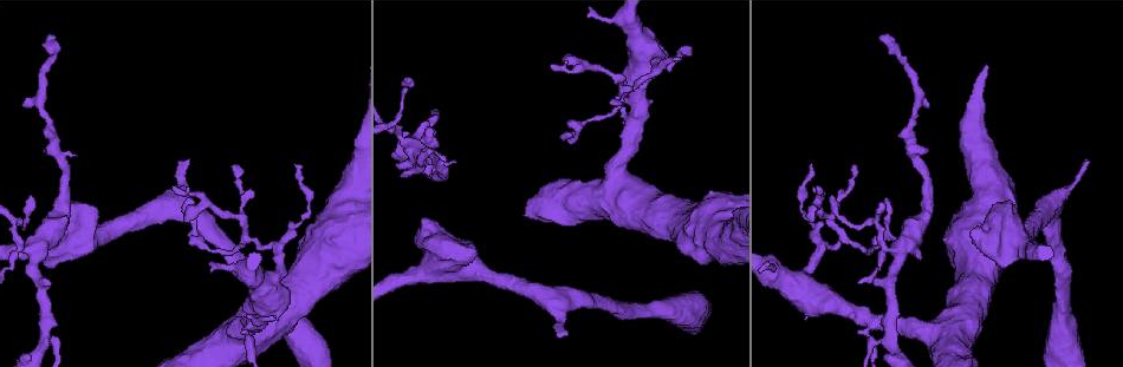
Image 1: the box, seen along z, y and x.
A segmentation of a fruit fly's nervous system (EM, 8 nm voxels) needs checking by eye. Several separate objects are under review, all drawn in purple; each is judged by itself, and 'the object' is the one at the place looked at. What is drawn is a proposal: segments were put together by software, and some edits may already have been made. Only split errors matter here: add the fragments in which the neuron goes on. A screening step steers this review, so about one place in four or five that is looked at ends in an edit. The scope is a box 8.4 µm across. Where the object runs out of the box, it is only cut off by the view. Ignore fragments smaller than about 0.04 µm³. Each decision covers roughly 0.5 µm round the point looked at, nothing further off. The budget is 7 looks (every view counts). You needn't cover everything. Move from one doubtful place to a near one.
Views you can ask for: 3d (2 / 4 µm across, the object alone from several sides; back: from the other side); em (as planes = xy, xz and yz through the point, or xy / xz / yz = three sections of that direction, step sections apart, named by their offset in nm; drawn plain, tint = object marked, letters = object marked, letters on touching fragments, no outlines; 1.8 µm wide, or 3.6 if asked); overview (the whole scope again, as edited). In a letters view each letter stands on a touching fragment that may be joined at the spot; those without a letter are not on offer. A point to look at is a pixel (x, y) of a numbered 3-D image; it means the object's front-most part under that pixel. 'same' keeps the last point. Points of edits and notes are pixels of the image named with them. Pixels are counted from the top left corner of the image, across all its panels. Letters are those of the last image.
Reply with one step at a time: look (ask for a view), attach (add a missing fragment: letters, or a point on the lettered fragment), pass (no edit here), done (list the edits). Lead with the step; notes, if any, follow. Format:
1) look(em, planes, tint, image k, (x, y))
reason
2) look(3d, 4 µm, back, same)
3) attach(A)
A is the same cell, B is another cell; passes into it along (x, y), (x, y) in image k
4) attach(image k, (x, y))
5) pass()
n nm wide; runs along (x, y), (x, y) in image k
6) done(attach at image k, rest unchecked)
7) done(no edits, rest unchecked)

look(3d, 2 µm, image 1, (811, 164))
thin end

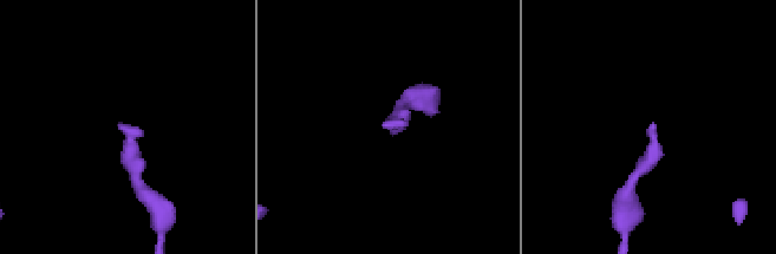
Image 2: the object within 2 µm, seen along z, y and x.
look(em, xy, step 16, tint, image 2, (654, 124))

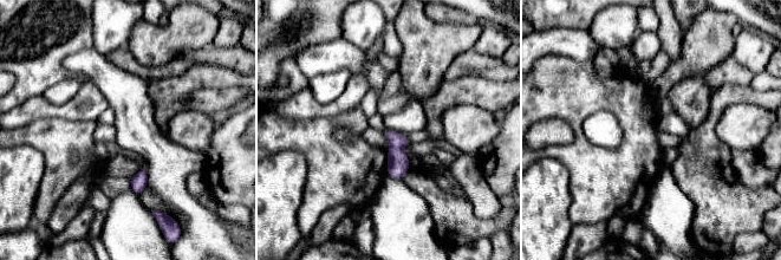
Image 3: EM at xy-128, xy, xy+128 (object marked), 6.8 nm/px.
look(em, planes, letters, same)

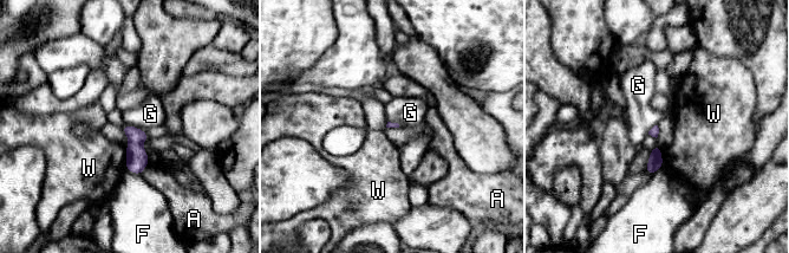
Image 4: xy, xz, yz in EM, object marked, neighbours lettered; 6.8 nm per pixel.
pass()
A, F, G and W are other cells; border along (656, 124), (647, 134) in image 4; none of them fits

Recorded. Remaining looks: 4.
look(em, planes, letters, image 1, (633, 85))
sharp bend

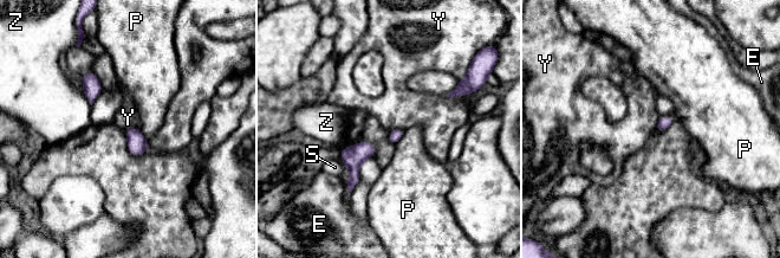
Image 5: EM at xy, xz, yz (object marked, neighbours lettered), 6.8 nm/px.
pass()
Y touches over 140 nm; E, P, S, Y and Z are other cells; border along (444, 95), (463, 96) in image 5; no lettered fragment goes on from it

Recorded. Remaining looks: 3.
look(3d, 4 µm, image 1, (409, 80))
free end

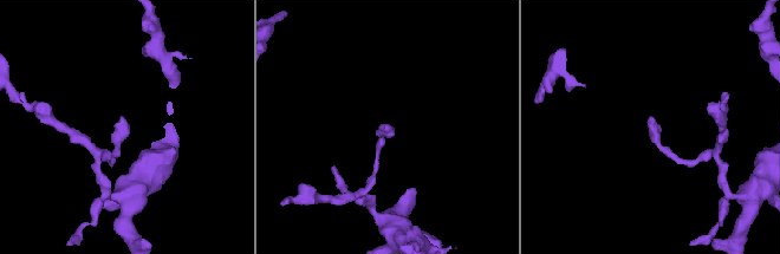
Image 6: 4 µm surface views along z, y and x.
look(em, planes, letters, image 6, (386, 128))

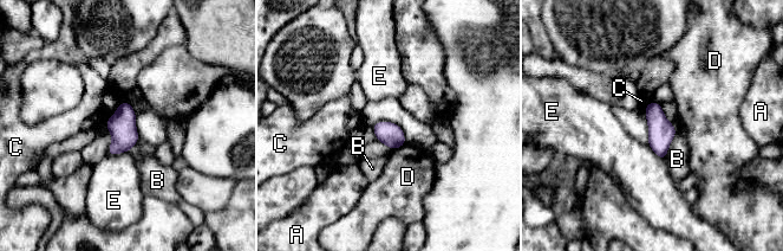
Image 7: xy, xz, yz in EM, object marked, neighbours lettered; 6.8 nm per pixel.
pass()
B touches over 220 nm; A, B, C, D and E are other cells; border along (119, 103), (116, 111), (104, 123) in image 7; no lettered fragment goes on from it

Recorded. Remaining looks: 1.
done(no edits, rest unchecked)

